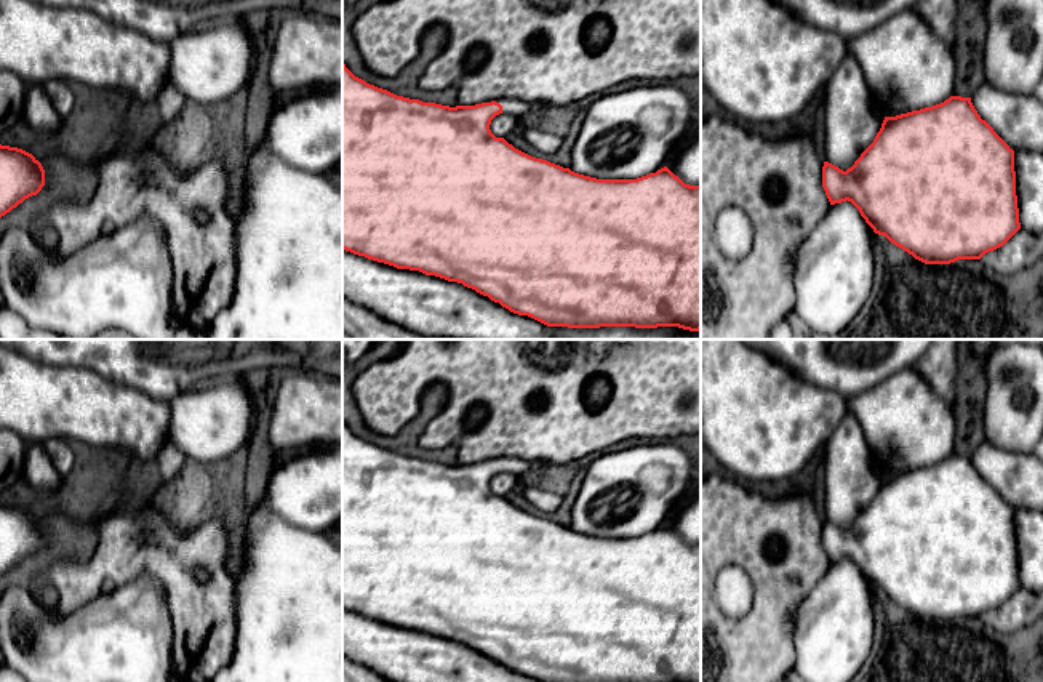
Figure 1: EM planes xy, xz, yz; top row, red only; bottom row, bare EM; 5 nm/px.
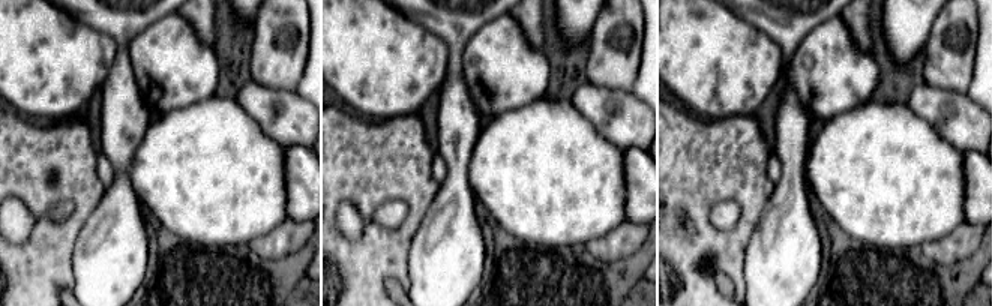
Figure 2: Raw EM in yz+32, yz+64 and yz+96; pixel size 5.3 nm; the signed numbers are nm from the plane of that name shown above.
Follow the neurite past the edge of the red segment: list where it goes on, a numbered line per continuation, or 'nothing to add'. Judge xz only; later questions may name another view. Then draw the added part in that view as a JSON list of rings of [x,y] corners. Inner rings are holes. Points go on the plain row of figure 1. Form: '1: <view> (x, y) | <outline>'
1: xz (517, 466) | [[[498,458],[502,464],[502,472],[512,472],[515,475],[523,475],[531,469],[533,461],[522,459],[522,458]]]

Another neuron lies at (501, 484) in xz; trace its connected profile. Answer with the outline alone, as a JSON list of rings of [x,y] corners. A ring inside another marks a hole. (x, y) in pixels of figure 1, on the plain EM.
[[[499,472],[491,479],[490,488],[496,496],[506,496],[514,491],[520,477],[512,472]]]

